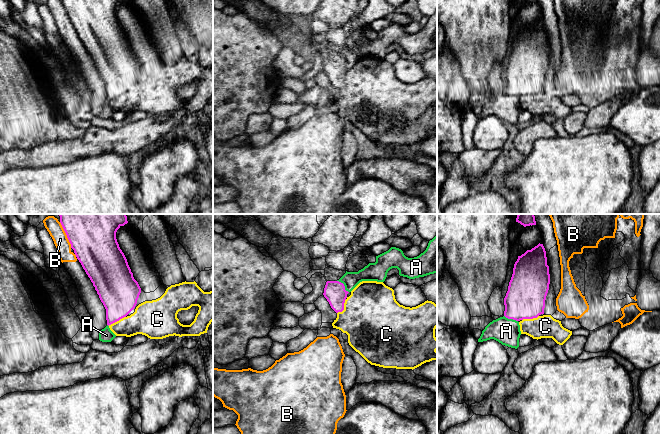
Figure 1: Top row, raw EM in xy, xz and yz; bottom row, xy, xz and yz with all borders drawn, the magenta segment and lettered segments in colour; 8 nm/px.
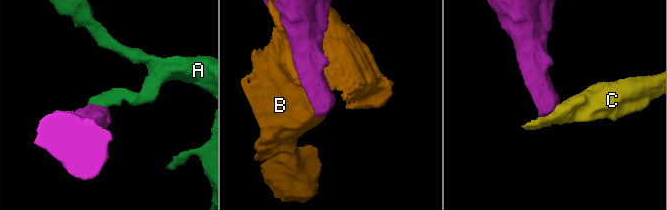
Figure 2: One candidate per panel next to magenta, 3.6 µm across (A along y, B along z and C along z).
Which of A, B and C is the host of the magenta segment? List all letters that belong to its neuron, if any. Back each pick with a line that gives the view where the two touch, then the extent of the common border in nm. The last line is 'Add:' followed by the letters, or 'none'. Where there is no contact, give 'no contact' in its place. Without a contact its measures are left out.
A: xz | 140 nm
Add: A

